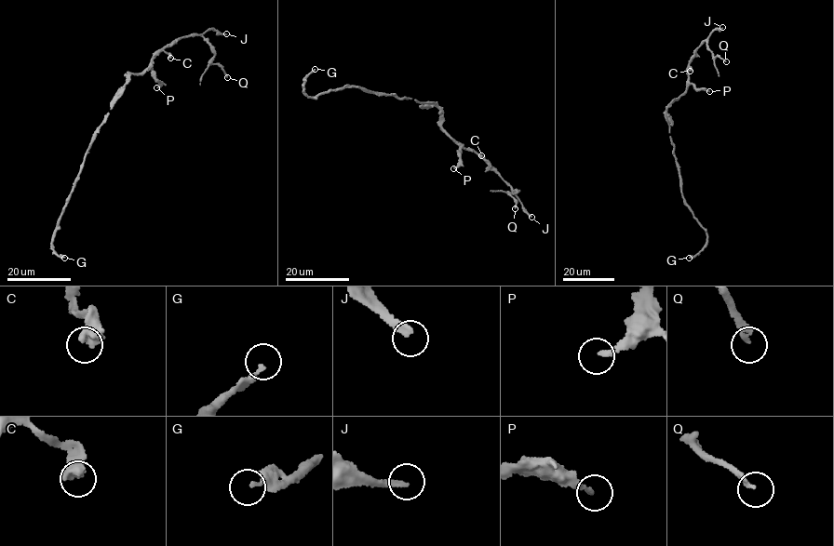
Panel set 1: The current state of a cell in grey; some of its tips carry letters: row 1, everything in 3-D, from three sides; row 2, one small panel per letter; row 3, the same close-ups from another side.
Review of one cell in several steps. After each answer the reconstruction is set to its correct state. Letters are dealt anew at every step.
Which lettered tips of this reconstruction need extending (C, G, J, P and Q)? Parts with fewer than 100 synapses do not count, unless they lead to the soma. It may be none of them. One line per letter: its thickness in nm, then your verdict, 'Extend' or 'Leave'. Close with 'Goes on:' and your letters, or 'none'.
C: Thickness 480 nm. Leave
G: Thickness 190 nm. Leave
J: Thickness 280 nm. Extend
P: Thickness 170 nm. Leave
Q: Thickness 190 nm. Extend
Goes on: J, Q

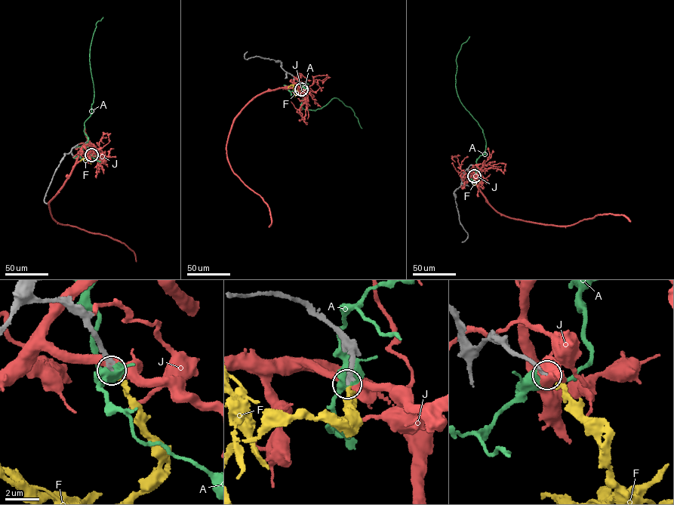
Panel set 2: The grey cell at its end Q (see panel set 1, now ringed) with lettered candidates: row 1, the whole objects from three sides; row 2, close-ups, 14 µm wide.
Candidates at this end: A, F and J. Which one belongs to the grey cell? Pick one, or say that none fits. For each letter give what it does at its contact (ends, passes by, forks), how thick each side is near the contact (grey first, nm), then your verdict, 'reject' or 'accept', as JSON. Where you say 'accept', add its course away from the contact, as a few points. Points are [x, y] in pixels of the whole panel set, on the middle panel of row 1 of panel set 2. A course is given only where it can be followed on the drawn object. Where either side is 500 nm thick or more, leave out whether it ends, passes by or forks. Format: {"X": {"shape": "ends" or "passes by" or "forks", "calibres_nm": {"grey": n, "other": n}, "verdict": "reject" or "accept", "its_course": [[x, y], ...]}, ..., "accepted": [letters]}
{"A": {"calibres_nm": {"grey": 240, "other": 600}, "verdict": "reject"}, "F": {"shape": "ends", "calibres_nm": {"grey": 200, "other": 200}, "verdict": "accept", "its_course": [[301, 89], [295, 91], [292, 84], [288, 87]]}, "J": {"shape": "passes by", "calibres_nm": {"grey": 280, "other": 460}, "verdict": "reject"}, "accepted": ["F"]}

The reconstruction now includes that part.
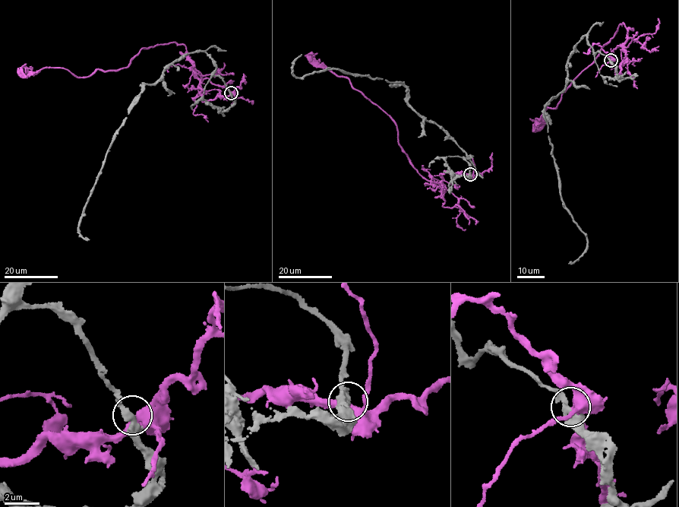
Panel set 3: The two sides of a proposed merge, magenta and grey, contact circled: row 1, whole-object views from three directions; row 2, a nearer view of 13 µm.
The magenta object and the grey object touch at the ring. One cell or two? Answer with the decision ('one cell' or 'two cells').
two cells

